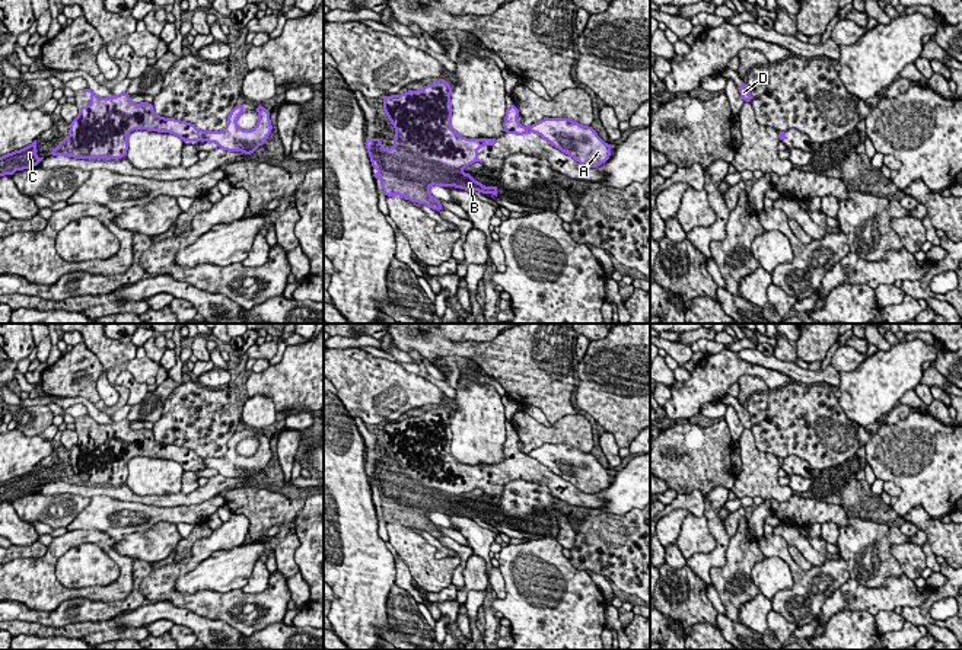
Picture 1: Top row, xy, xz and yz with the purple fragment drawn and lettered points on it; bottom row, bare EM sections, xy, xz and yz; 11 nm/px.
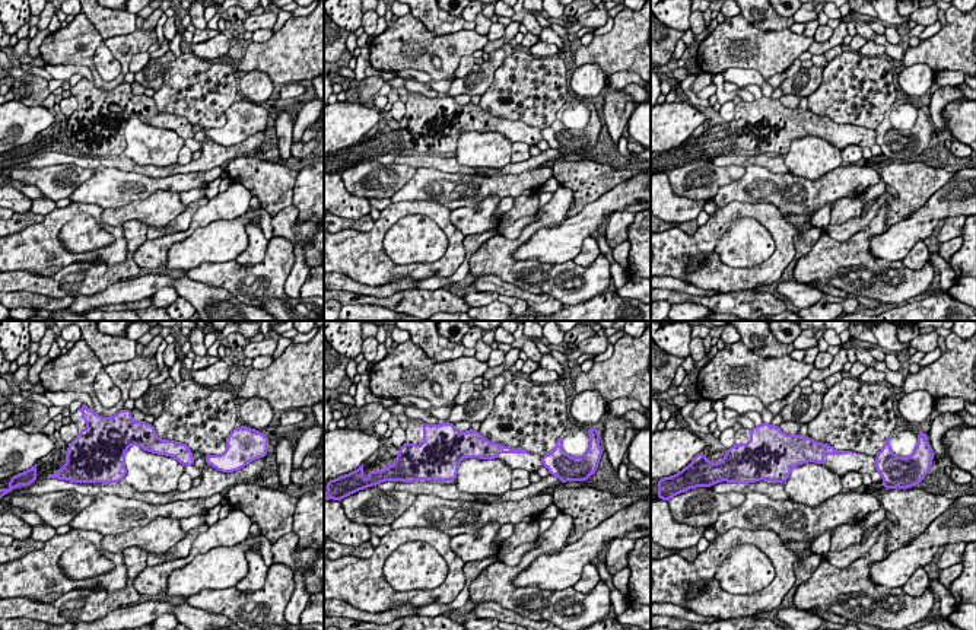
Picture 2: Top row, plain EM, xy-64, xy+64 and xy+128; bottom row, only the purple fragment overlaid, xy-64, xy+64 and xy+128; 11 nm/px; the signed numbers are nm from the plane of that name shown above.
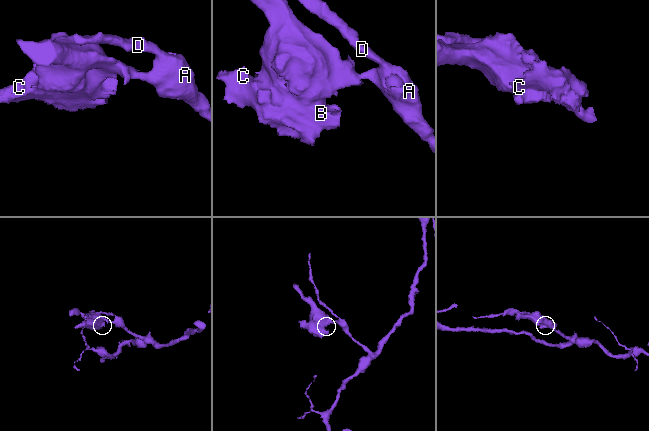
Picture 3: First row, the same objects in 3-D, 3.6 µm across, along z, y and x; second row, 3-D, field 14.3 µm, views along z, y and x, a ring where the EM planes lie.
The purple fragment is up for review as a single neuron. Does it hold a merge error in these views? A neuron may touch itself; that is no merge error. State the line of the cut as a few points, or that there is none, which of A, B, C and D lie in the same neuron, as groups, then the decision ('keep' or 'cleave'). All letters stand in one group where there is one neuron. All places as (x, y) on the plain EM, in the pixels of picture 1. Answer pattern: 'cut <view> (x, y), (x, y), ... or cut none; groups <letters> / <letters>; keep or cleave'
cut xy (203, 458), (206, 467); groups A D / B C; cleave

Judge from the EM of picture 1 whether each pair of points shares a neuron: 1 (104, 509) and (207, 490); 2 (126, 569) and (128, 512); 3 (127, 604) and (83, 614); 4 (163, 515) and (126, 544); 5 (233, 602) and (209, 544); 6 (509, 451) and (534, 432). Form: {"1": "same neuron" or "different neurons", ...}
{"1": "different neurons", "2": "different neurons", "3": "same neuron", "4": "different neurons", "5": "same neuron", "6": "different neurons"}

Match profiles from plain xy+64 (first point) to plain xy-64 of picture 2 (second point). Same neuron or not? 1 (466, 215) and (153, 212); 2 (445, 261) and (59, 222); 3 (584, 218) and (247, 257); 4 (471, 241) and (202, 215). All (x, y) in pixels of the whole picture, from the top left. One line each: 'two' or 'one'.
1: one
2: one
3: two
4: two

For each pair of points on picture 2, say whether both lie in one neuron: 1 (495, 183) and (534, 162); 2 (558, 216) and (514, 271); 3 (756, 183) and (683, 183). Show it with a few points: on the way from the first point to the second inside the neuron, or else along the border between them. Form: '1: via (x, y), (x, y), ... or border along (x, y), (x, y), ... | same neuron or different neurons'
1: border along (546, 165), (517, 174), (482, 175) | different neurons
2: via (540, 222), (509, 254) | same neuron
3: border along (746, 166), (746, 172), (725, 184), (714, 199) | different neurons

